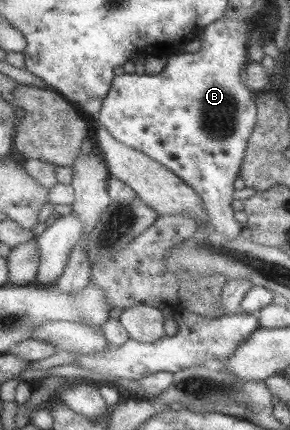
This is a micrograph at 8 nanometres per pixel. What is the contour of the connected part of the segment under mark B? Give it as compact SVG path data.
M223 16L220 20L214 21L211 25L204 27L200 33L200 48L194 53L184 53L183 51L171 52L168 55L168 64L155 75L137 75L137 73L125 73L117 76L113 82L112 88L109 90L108 96L104 99L101 111L95 116L97 125L106 127L121 143L134 147L145 153L149 157L160 161L165 167L172 169L183 181L193 186L193 189L200 193L205 202L205 209L210 217L211 225L216 227L219 233L225 234L228 238L236 238L241 233L240 221L235 219L235 209L233 209L233 201L235 201L235 181L240 177L242 168L244 167L244 159L248 152L250 137L254 132L254 128L258 122L258 103L255 98L255 91L251 89L244 80L244 69L249 65L249 46L251 37L253 36L253 20L240 20L239 18L226 18Z

